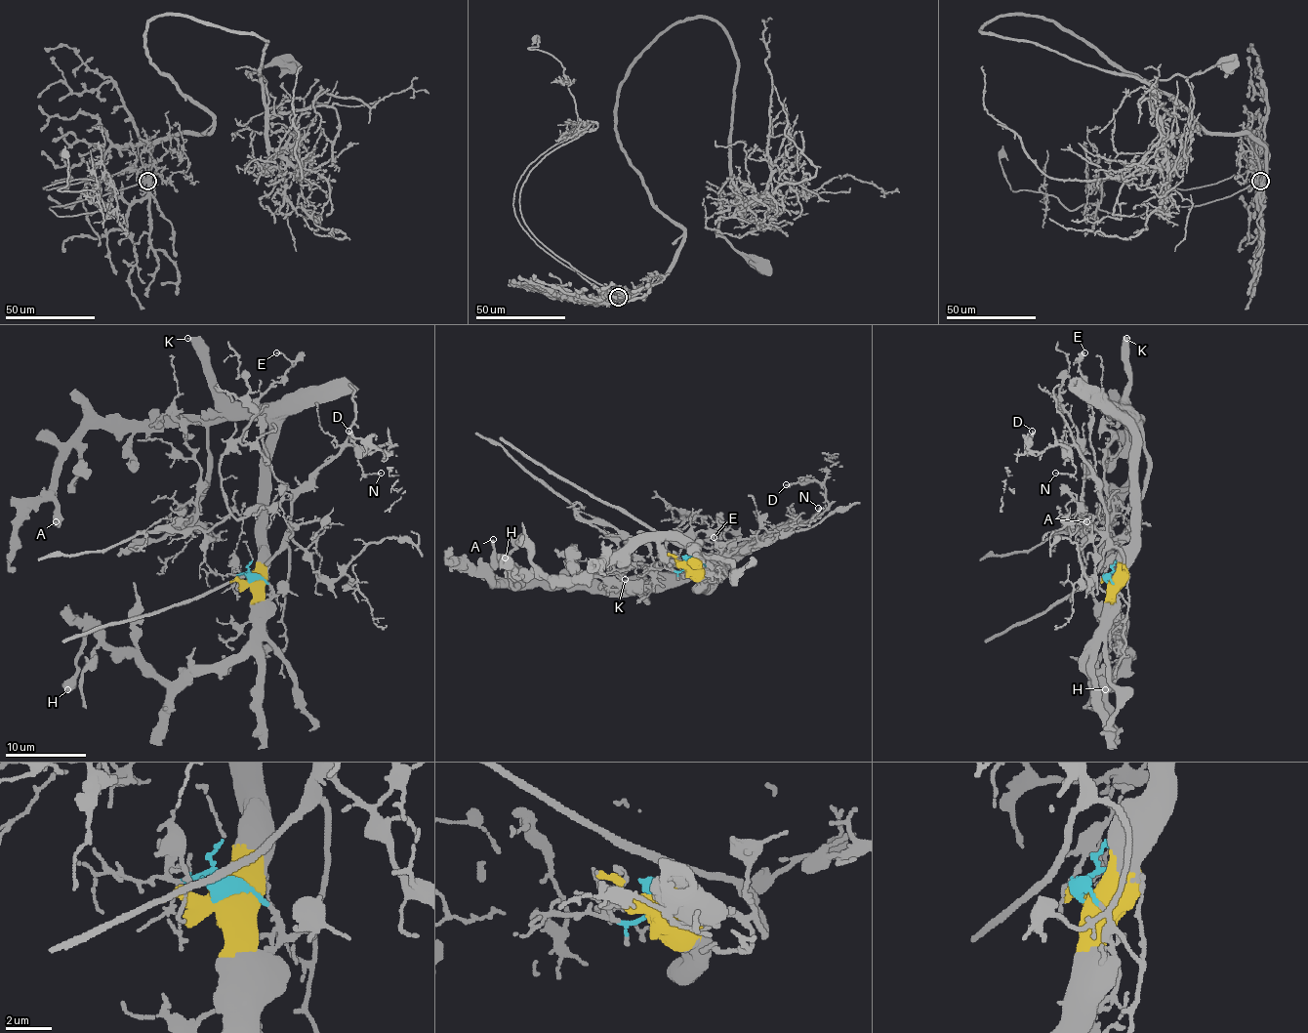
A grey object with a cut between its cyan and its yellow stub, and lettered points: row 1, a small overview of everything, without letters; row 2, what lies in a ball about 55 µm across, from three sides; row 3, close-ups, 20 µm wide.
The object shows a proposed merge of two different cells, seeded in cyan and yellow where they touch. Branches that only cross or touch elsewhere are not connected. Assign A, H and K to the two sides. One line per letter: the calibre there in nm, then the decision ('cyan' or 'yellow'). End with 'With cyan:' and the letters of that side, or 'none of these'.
A: 300 nm | yellow
H: 750 nm | yellow
K: 400 nm | yellow
With cyan: none of these

